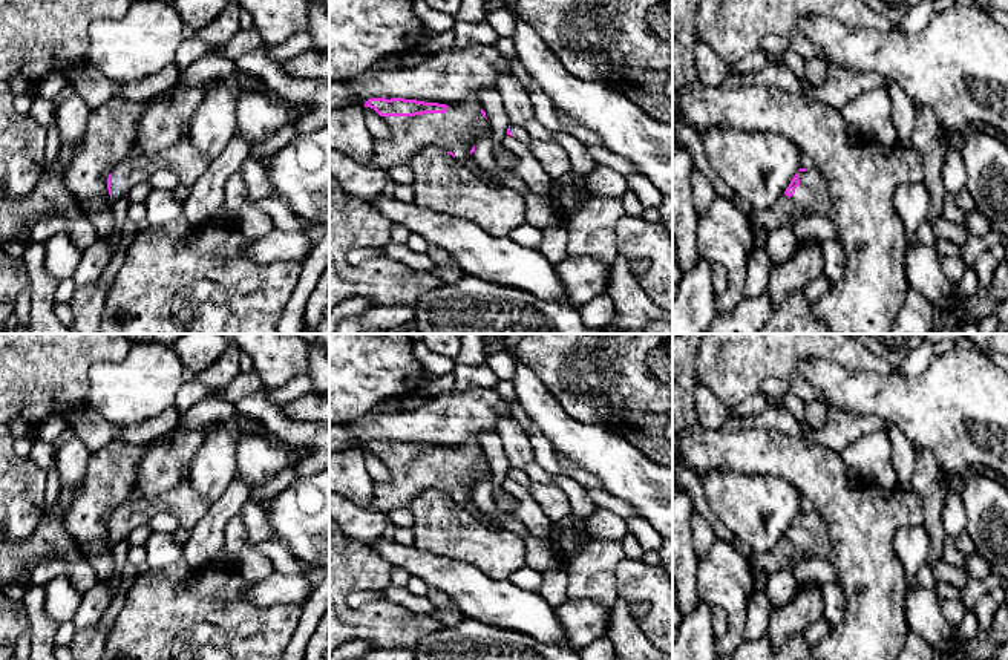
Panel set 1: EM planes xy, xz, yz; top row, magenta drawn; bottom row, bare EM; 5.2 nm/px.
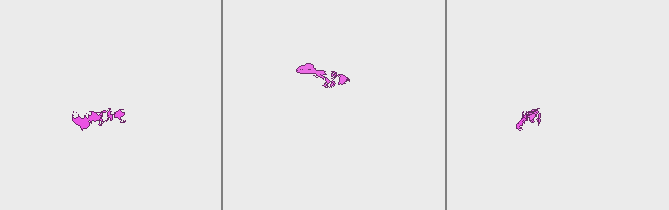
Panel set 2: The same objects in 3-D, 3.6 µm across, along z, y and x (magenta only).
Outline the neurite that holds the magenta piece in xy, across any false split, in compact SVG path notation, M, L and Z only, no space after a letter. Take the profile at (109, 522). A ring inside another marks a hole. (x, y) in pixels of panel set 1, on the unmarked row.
M182 482L155 499L129 499L109 518L107 533L115 545L133 528L149 524L159 511L176 516L179 527L191 530L207 515L210 505L188 482Z

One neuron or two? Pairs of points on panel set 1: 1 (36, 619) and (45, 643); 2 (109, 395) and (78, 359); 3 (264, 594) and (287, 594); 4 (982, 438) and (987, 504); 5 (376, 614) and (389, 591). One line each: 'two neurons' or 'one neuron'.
1: one neuron
2: two neurons
3: one neuron
4: two neurons
5: two neurons

